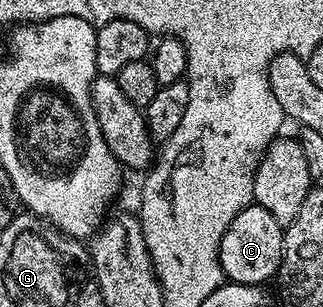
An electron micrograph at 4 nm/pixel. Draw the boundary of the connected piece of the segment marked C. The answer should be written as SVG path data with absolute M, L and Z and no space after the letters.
M255 203L247 205L226 227L226 235L220 240L220 263L224 267L224 276L229 282L238 285L263 286L277 276L280 264L284 262L285 226L270 215L262 206Z

